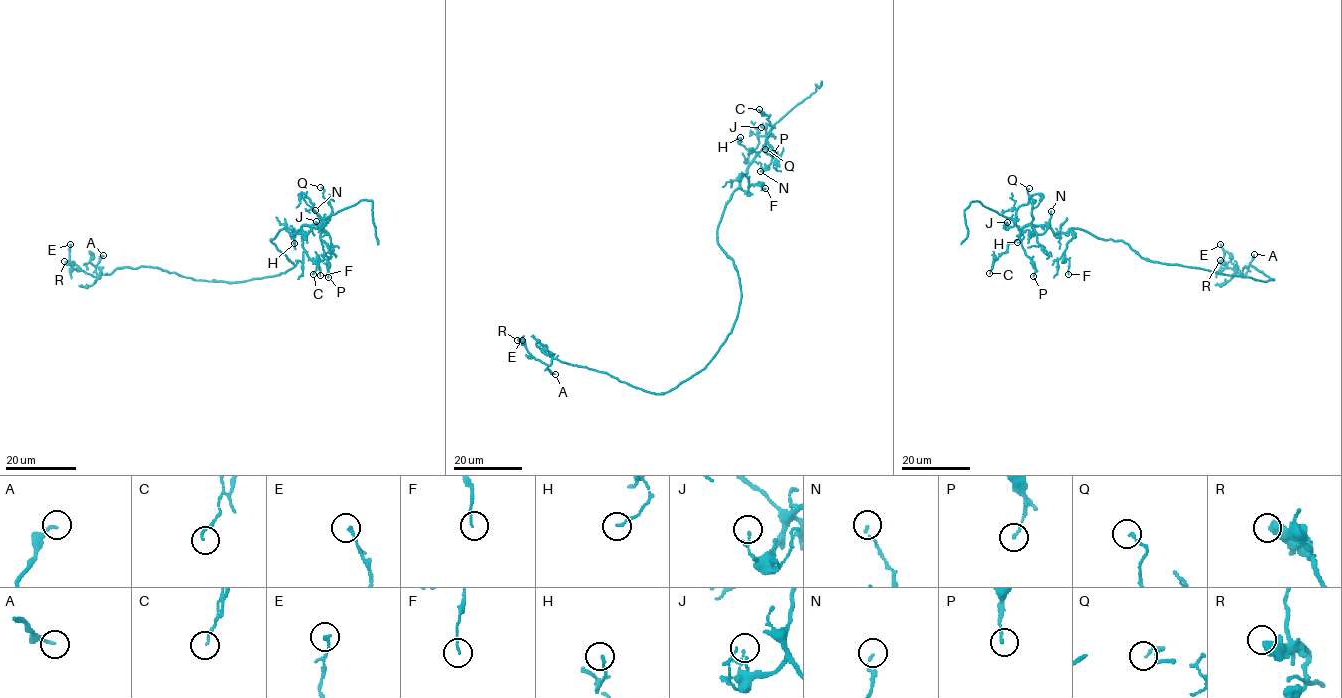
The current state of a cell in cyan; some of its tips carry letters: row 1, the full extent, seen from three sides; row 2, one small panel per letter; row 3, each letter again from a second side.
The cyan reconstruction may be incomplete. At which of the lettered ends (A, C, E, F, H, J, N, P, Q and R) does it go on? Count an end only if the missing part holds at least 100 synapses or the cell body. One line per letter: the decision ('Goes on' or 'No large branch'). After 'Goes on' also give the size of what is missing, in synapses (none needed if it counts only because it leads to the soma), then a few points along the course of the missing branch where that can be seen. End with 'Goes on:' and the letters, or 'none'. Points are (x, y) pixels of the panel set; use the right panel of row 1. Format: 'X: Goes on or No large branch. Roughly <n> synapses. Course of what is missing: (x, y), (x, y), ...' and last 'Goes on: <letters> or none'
A: No large branch
C: No large branch
E: No large branch
F: No large branch
H: No large branch
J: No large branch
N: No large branch
P: No large branch
Q: No large branch
R: No large branch
Goes on: none

